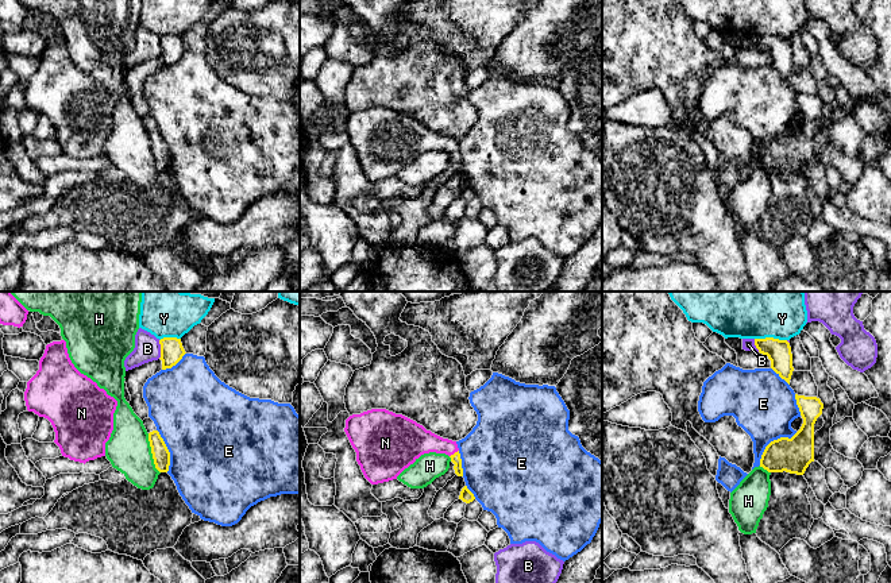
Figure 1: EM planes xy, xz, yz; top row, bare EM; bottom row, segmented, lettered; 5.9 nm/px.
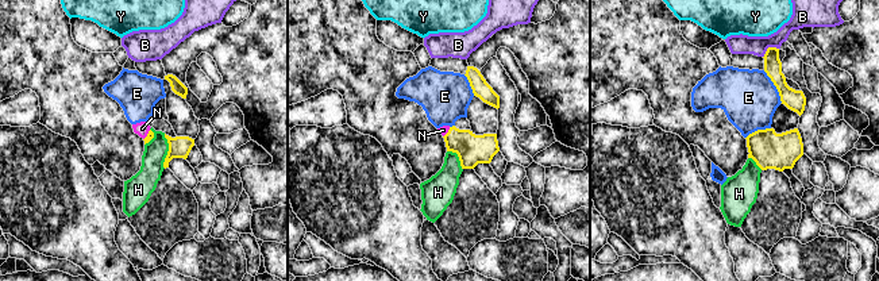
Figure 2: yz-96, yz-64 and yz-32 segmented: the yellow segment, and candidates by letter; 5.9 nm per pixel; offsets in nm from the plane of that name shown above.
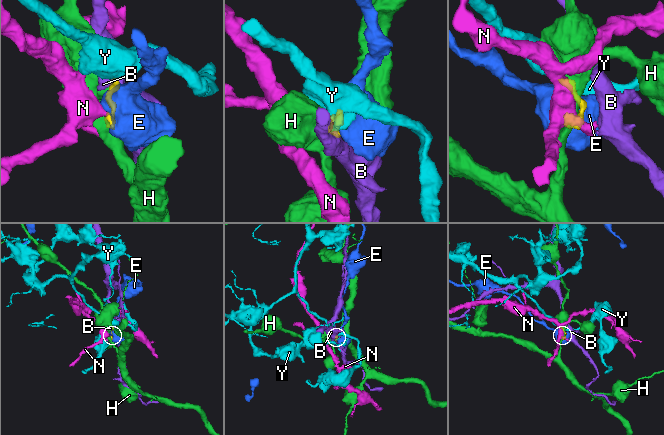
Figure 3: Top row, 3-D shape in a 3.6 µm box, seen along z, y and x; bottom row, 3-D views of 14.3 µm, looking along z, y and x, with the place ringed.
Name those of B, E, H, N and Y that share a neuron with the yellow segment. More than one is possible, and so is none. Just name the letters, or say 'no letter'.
N

